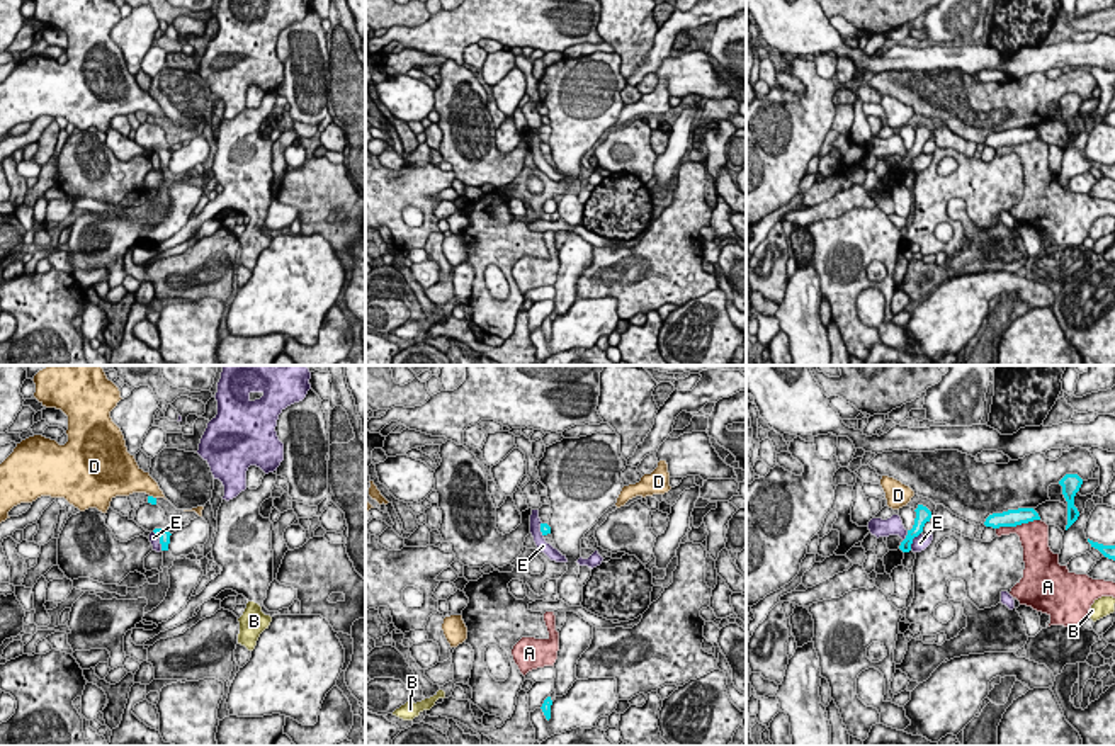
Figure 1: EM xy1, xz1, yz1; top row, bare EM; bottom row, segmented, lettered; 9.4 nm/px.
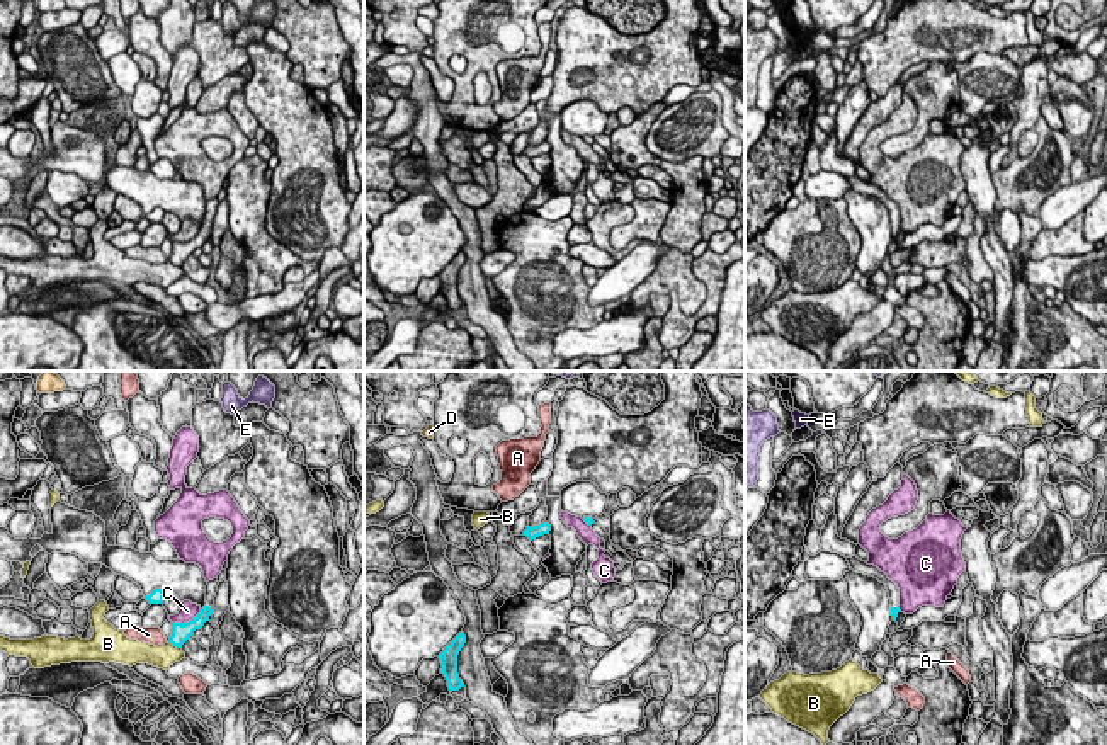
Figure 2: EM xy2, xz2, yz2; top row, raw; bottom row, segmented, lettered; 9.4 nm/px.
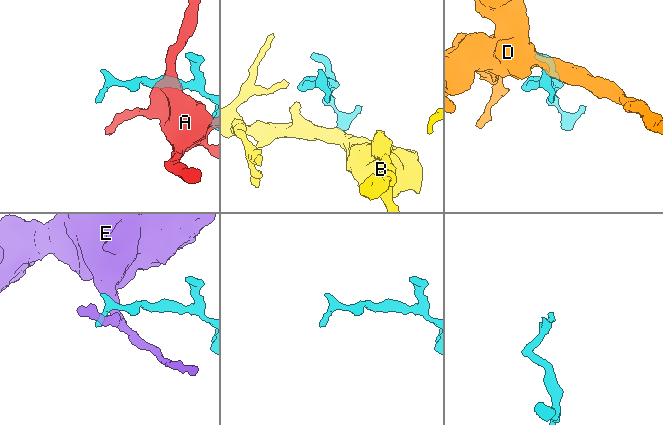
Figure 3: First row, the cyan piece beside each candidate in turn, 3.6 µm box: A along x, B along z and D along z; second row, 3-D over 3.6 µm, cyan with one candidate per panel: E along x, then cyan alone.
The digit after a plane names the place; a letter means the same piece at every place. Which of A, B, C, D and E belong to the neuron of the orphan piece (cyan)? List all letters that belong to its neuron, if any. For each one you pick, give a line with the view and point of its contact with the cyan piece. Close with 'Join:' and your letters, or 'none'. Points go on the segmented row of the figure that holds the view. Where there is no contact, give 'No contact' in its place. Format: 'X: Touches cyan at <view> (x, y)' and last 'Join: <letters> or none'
Join: none

